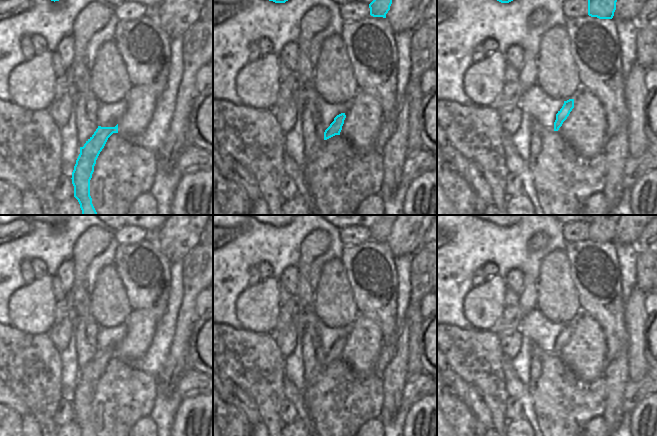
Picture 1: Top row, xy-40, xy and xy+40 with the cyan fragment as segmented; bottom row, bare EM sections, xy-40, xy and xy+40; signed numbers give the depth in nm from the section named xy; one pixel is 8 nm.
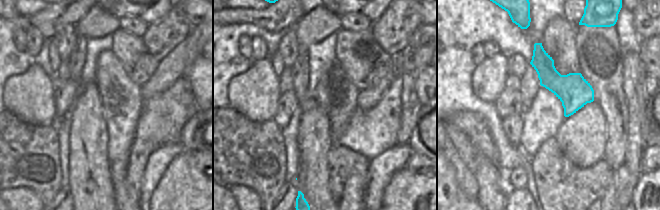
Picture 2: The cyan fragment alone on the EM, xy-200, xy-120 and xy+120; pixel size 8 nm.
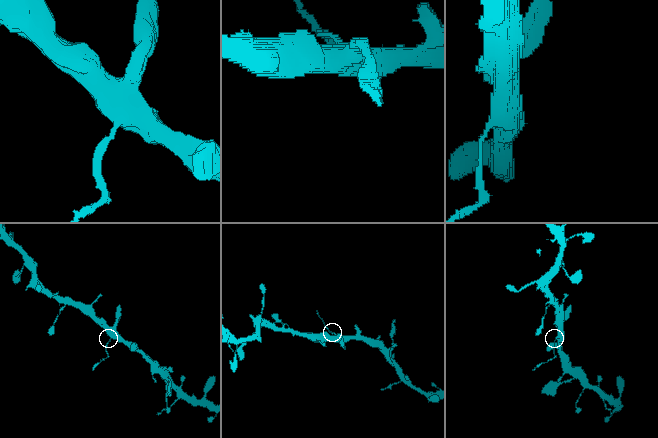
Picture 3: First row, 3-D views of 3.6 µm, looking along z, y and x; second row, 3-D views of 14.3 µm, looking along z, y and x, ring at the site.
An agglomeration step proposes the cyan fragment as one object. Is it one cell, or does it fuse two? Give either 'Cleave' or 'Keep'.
Cleave

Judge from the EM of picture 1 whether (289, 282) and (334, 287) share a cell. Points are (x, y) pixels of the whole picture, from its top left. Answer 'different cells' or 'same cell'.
different cells

